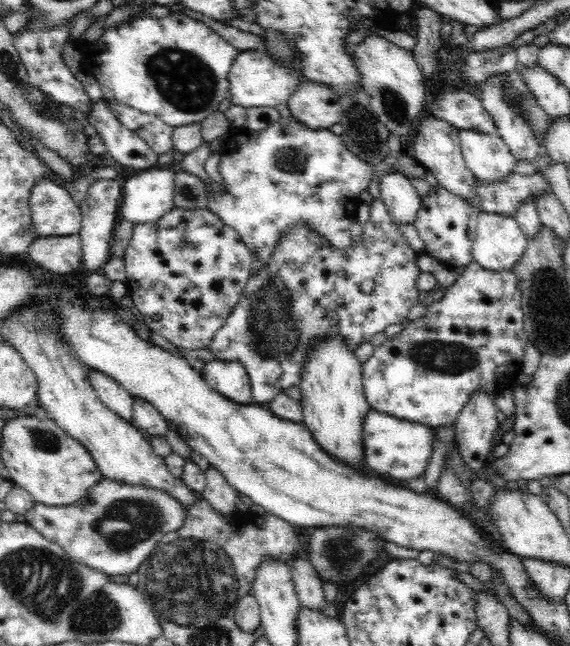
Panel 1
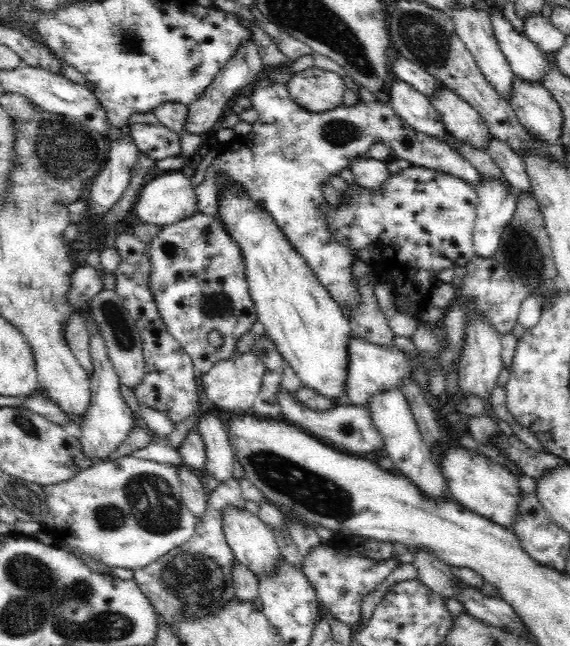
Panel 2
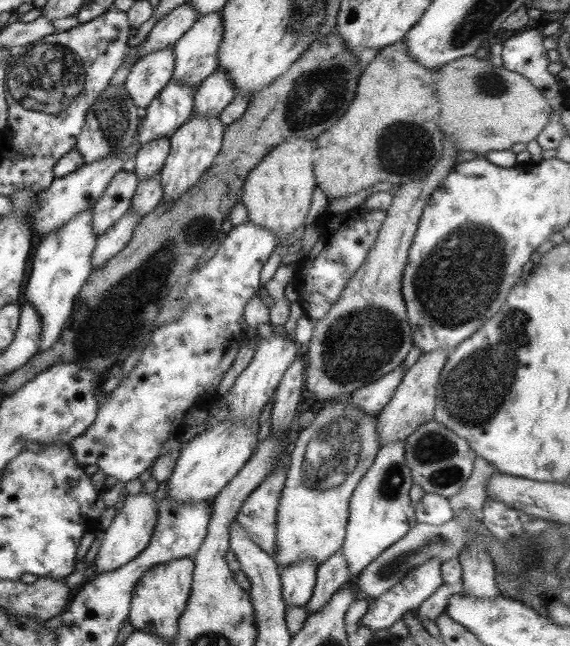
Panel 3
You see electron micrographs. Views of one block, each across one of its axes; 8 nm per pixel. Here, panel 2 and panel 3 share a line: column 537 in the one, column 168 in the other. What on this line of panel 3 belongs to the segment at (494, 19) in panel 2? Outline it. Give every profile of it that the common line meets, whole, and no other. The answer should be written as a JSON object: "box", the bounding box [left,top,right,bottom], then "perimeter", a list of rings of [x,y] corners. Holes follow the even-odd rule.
{"box":[124,47,175,111],"perimeter":[[[173,47],[162,48],[138,58],[124,87],[138,111],[146,110],[158,93],[170,82],[175,72]]]}

